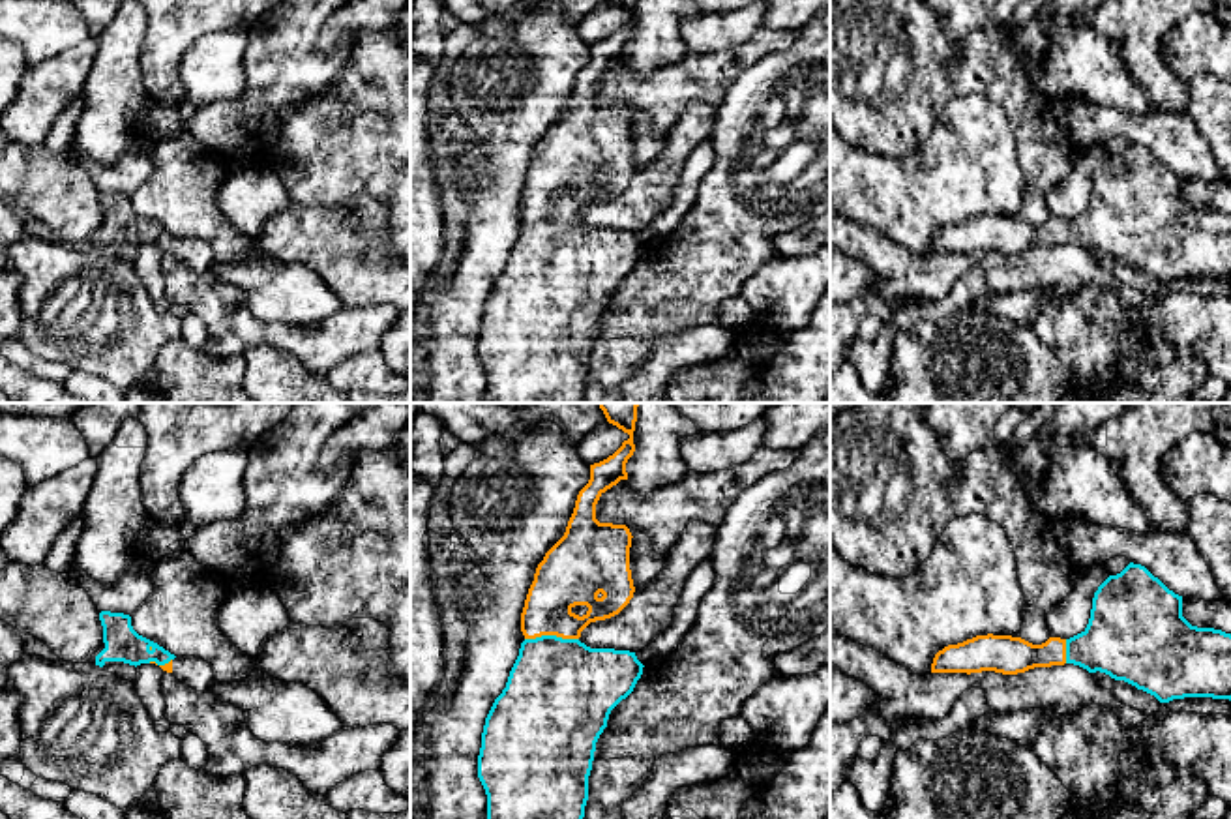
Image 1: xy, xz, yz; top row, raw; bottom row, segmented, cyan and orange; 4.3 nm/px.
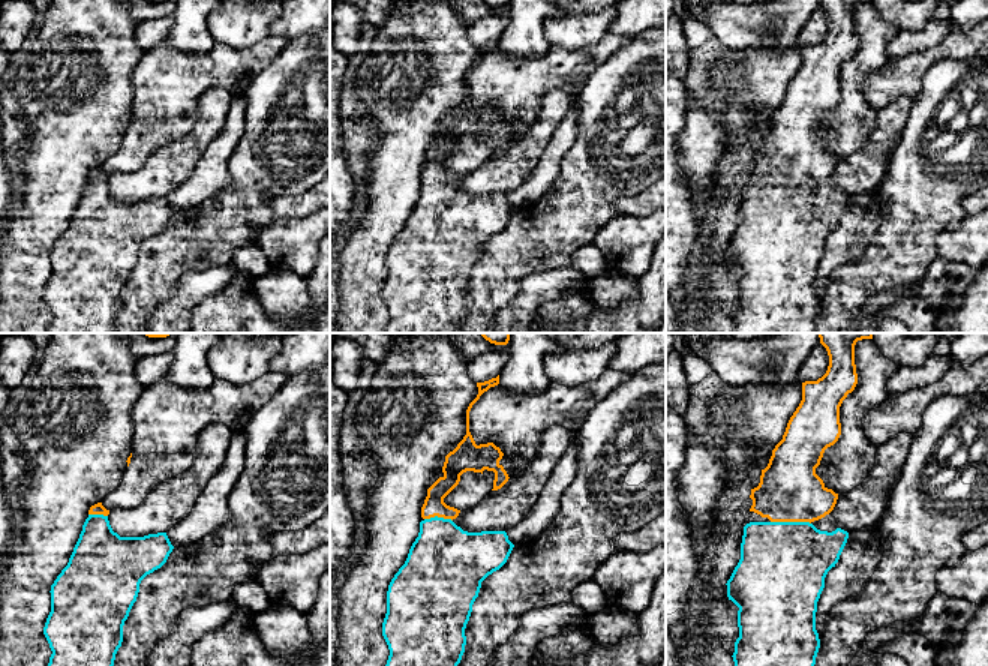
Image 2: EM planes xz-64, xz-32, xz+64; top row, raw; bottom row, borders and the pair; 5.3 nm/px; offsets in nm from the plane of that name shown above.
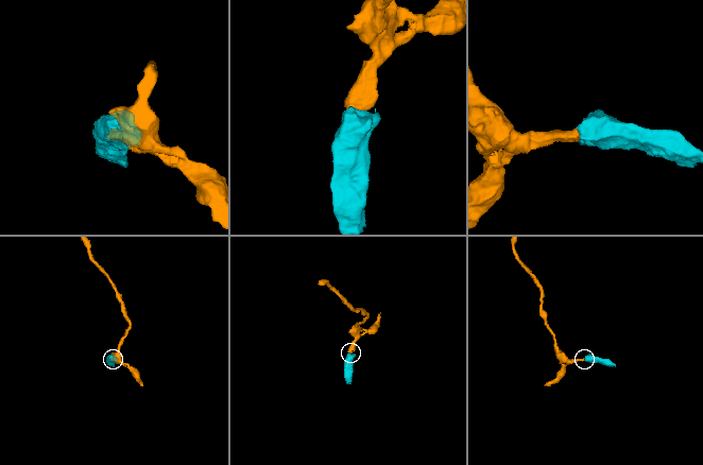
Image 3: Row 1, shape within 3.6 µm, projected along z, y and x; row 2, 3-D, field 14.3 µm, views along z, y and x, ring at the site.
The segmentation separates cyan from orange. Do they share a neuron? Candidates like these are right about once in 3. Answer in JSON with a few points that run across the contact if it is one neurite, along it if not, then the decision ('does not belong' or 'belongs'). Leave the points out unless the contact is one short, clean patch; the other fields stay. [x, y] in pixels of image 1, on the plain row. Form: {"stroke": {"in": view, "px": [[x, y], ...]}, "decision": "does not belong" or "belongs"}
{"stroke": {"in": "xz", "px": [[561, 272], [551, 216], [551, 175], [563, 160]]}, "decision": "belongs"}

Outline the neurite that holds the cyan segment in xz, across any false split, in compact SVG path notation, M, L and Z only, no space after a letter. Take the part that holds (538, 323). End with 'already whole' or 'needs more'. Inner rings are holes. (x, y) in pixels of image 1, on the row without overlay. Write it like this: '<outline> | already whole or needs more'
M637 0L607 2L630 19L613 36L590 45L590 60L577 75L564 116L538 144L521 193L525 221L506 268L485 298L478 358L487 375L487 403L581 403L596 322L611 290L643 255L645 246L635 232L590 229L579 221L590 202L618 195L635 172L630 150L633 116L626 105L600 103L596 84L607 69L628 60Z | needs more

